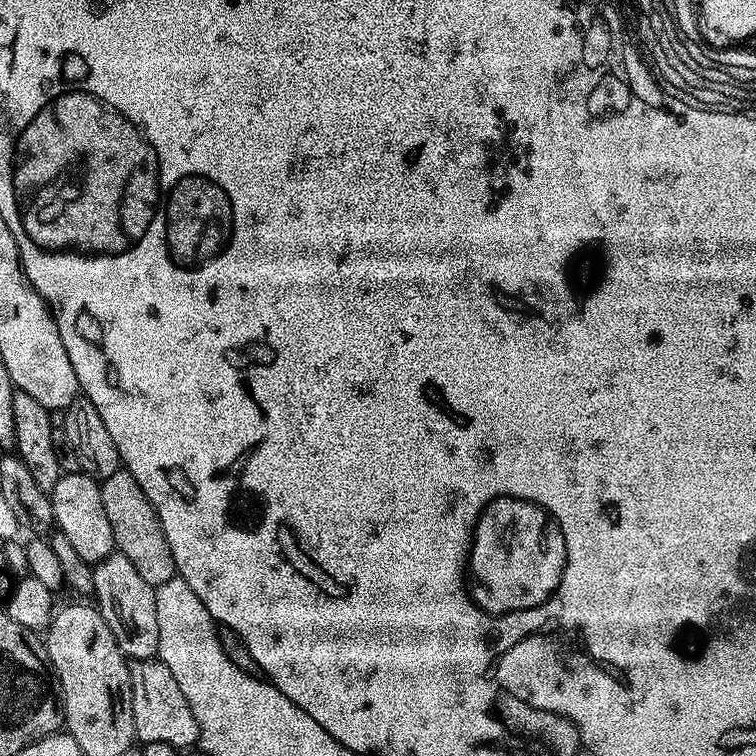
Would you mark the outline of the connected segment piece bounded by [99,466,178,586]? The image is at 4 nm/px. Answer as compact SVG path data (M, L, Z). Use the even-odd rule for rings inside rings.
M121 466L110 478L99 481L102 494L102 506L106 510L106 518L110 521L112 542L115 551L120 552L138 570L145 582L159 586L177 579L174 554L170 554L170 542L166 542L166 534L162 530L162 522L158 522L158 514L154 506L150 506L150 498L142 494L142 486L134 482L134 474Z

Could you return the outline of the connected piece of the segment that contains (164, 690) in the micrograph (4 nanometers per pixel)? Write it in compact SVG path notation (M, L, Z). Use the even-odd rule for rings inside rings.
M158 658L150 660L134 660L129 663L130 686L132 687L132 709L134 710L134 730L136 740L141 745L150 742L170 742L177 750L184 750L197 743L200 738L198 722L194 722L194 714L174 682L174 674Z

